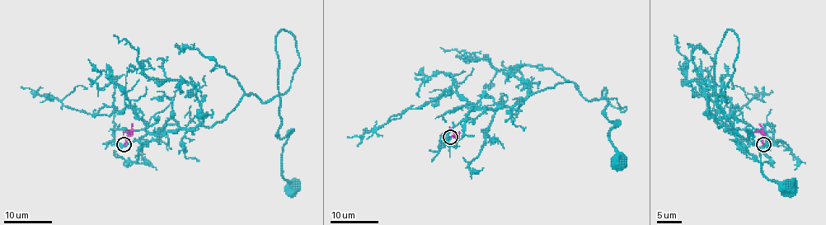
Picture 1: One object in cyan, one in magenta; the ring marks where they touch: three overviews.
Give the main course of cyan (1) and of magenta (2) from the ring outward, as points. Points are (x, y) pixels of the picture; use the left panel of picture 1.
1: (124, 144), (209, 127), (246, 95), (282, 95), (300, 61), (287, 31), (276, 37), (279, 136), (292, 189)
2: (124, 144), (131, 124)

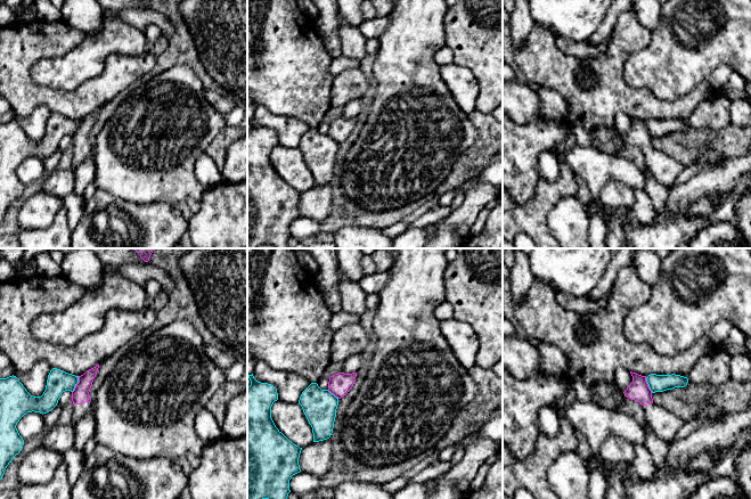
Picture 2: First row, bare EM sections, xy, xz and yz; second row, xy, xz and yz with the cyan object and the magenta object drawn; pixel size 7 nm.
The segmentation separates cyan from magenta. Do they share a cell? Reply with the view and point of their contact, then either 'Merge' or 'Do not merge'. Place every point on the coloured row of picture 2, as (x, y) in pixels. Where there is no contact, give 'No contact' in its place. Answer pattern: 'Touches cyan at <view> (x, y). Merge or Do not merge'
Touches cyan at xy (76, 383). Do not merge

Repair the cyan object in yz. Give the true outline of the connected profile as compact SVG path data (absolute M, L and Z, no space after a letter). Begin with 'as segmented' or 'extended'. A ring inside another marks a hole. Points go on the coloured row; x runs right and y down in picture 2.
as segmented | M651 374L646 377L652 393L663 392L667 390L672 390L675 387L685 387L688 383L688 378L680 375L656 375Z

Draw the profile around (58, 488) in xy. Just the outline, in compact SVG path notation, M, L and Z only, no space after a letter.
M65 461L57 467L54 477L46 484L23 485L18 489L19 499L71 499L72 485Z

